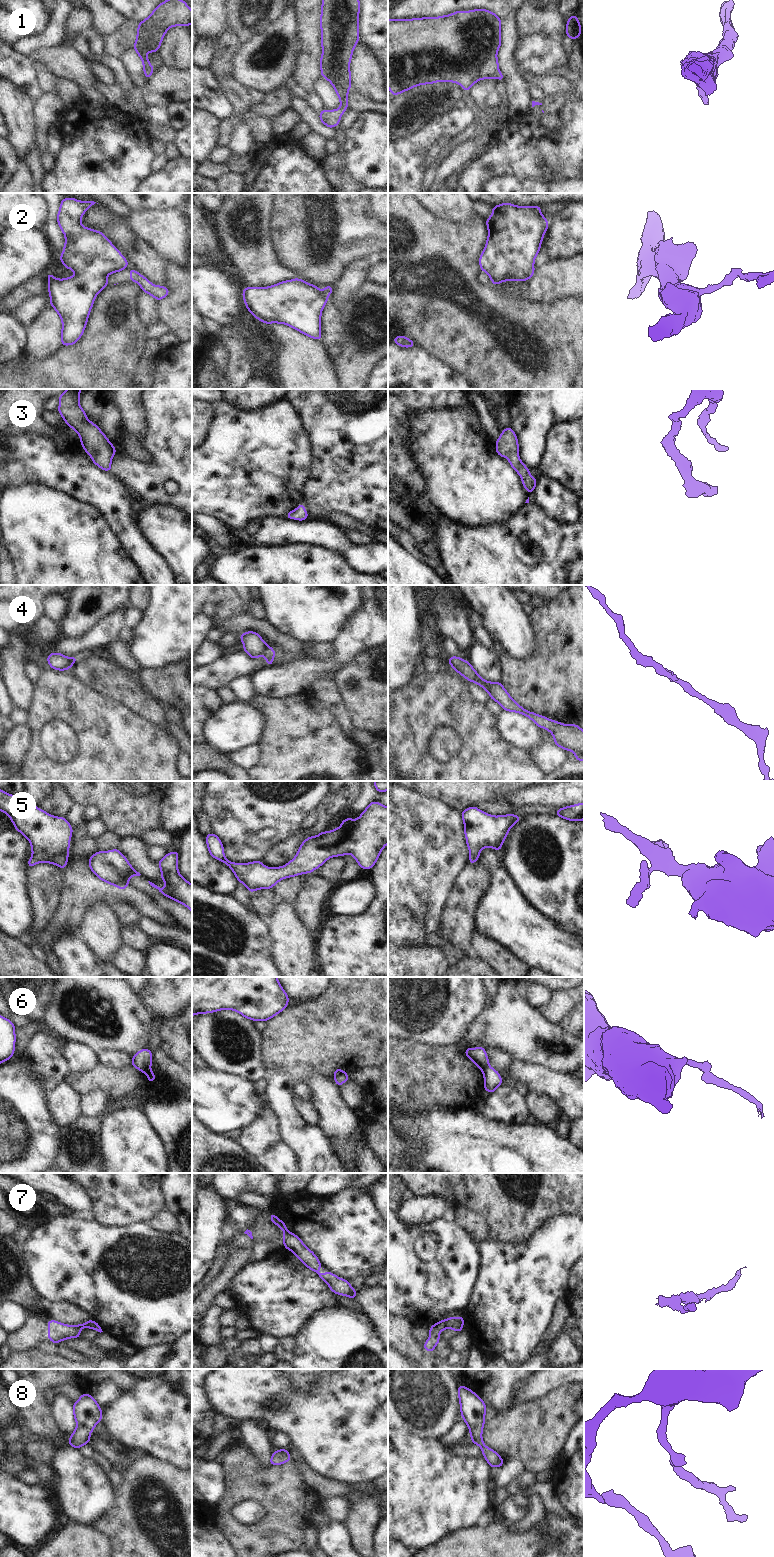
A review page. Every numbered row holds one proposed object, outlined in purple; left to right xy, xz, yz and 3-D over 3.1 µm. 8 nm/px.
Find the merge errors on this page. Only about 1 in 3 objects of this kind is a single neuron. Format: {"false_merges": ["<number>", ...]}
{"false_merges": ["2", "4", "6", "7"]}

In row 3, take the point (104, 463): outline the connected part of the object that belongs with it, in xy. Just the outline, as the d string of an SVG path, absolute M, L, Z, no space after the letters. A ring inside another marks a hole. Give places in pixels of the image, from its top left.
M67 389L59 395L58 412L66 424L80 436L80 443L92 462L100 469L111 472L112 457L116 448L100 428L92 423L79 403L81 389Z

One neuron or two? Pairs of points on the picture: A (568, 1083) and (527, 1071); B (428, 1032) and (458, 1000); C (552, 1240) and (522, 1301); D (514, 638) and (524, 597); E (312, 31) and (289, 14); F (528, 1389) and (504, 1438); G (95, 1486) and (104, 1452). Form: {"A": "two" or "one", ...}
{"A": "one", "B": "one", "C": "one", "D": "two", "E": "two", "F": "two", "G": "two"}

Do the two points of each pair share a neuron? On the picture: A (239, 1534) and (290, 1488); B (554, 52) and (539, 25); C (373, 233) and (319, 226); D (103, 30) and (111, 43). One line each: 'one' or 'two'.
A: one
B: two
C: one
D: two

